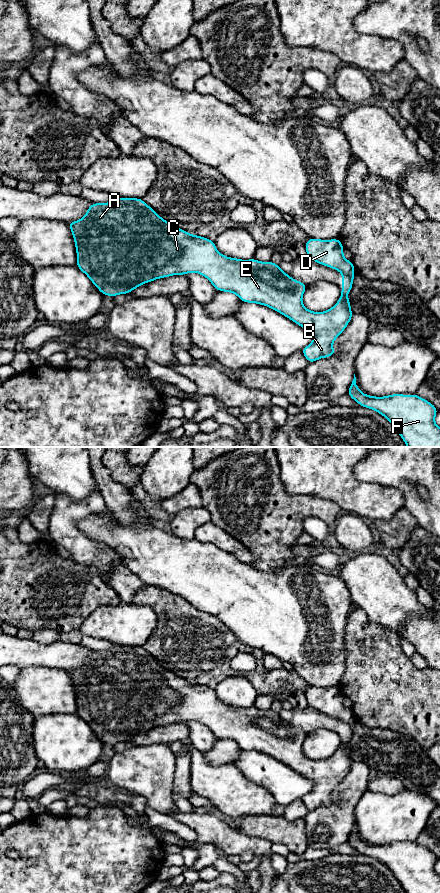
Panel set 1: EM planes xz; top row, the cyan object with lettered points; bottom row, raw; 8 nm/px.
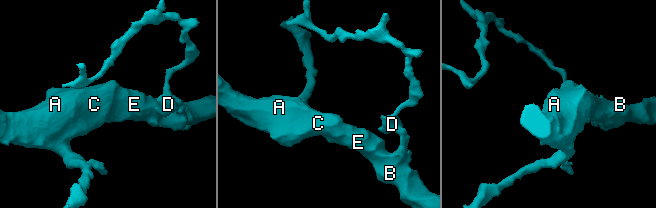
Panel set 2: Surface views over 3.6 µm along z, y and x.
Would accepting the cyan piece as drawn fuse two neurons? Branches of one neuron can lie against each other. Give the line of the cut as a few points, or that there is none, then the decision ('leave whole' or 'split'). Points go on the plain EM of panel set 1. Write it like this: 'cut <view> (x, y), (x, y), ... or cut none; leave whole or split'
cut xz (342, 721), (353, 722); split

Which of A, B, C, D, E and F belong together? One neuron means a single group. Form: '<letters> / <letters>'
A B C E F / D

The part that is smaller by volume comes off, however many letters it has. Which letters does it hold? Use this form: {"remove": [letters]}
{"remove": ["D"]}

